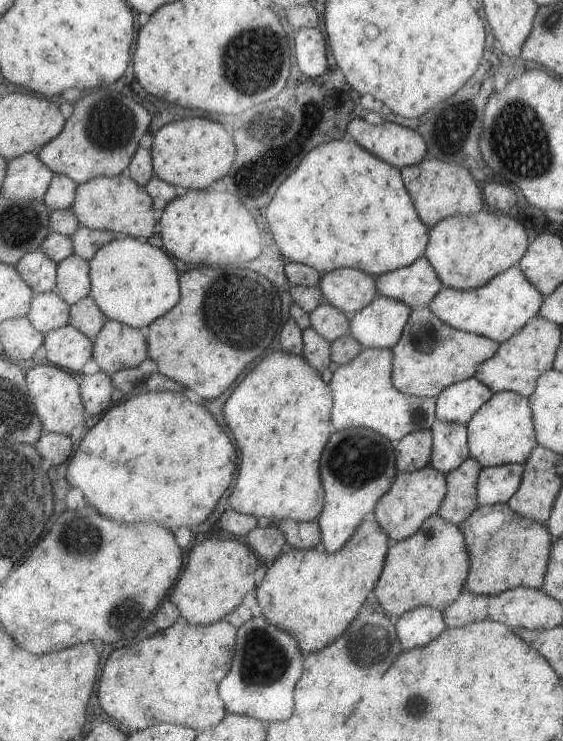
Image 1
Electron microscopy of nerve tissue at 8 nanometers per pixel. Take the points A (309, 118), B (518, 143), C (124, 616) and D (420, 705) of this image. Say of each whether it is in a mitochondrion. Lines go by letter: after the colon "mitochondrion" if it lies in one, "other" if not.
A: other
B: mitochondrion
C: mitochondrion
D: mitochondrion

